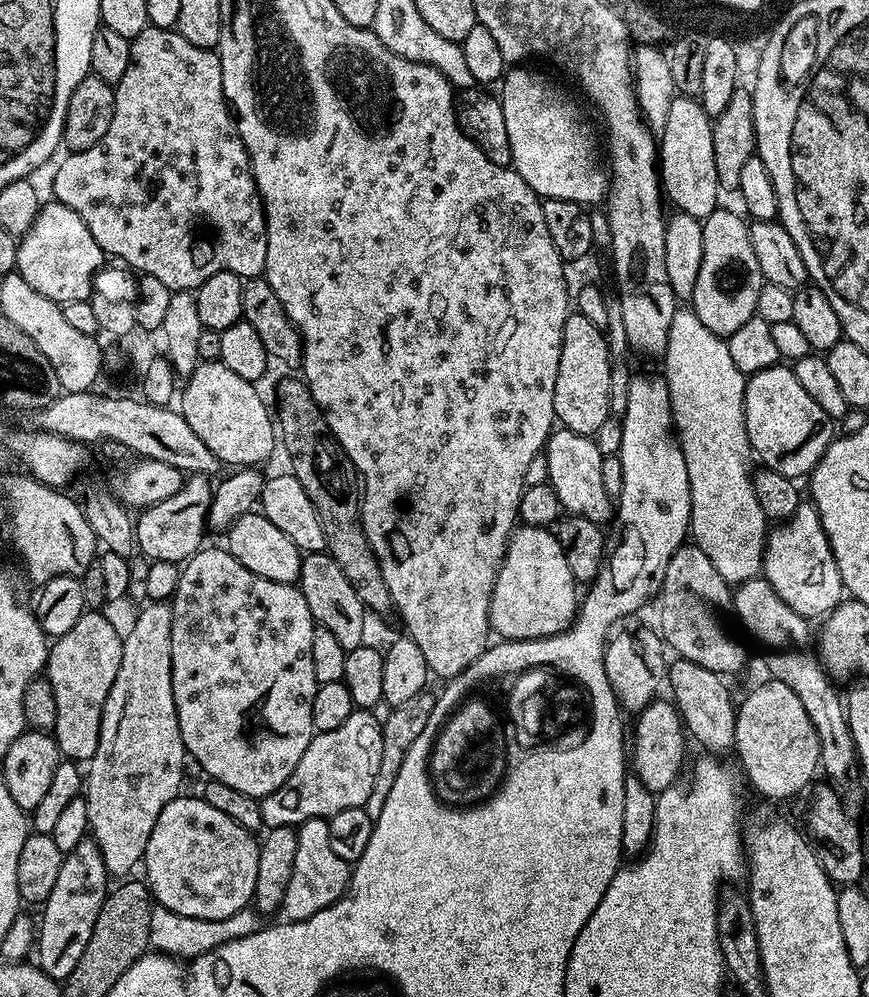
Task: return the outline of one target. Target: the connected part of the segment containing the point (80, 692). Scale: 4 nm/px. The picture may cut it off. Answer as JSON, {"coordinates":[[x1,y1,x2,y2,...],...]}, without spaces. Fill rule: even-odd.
{"coordinates":[[85,610,82,618,66,634,55,637,49,647,46,678,54,686,54,699,58,702,54,735,61,757,87,762,98,750,102,710,106,694,110,694,110,686,118,678,123,649,124,638,118,636,100,610]]}

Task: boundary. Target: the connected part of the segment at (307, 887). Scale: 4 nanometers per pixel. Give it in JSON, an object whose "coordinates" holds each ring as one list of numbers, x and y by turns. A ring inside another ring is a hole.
{"coordinates":[[327,819,307,820,296,828,298,851,294,857,294,874,290,874,290,886,286,886,282,912,289,921,305,920,318,910,326,910,344,897,348,882,352,878,349,861,338,858,330,846,330,826]]}

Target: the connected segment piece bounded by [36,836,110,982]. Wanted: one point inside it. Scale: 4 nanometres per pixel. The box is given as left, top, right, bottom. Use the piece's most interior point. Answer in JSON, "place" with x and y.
{"place":[68,917]}

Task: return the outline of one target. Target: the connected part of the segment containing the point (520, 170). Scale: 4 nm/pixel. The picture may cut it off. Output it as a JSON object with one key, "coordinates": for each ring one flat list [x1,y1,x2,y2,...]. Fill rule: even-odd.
{"coordinates":[[512,66,502,77,504,89,498,92,502,115,506,117,506,135,510,137,510,167,520,175,522,182,530,186,536,195,544,200,562,198,593,206,605,199,610,191,610,172,602,159,602,140,596,137,596,128,588,121,586,113,580,109,581,101,563,92,552,80,547,80,540,72,531,72,528,66]]}

